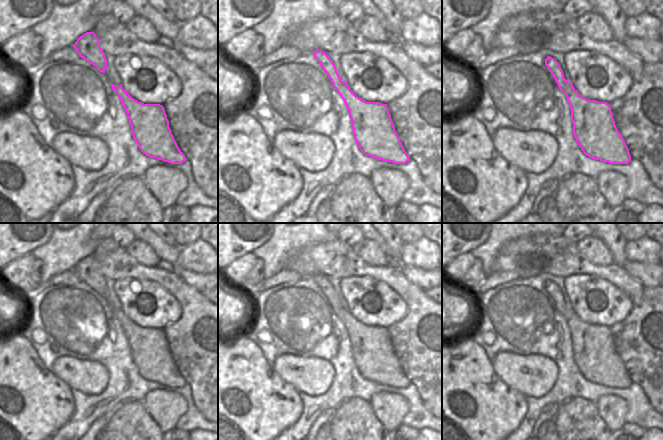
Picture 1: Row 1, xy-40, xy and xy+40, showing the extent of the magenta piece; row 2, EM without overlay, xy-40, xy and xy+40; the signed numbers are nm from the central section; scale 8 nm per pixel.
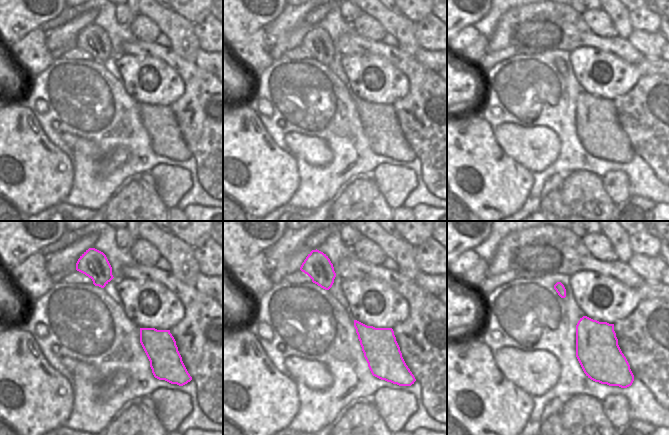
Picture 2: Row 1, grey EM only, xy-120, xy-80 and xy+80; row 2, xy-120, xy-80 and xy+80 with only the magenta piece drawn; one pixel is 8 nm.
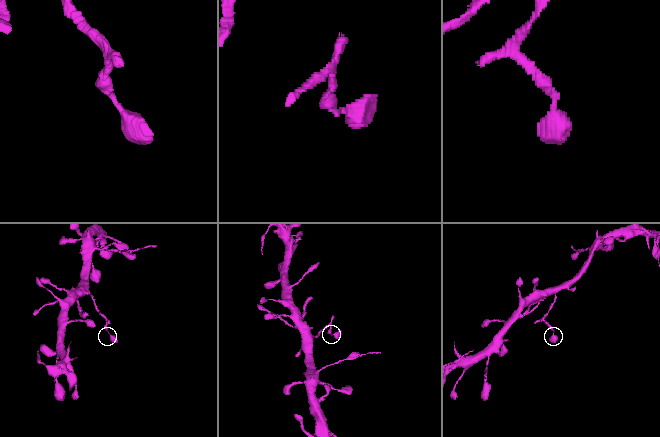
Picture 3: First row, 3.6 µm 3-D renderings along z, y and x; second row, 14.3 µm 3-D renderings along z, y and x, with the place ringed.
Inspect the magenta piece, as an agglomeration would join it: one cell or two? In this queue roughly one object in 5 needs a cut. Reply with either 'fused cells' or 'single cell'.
single cell

